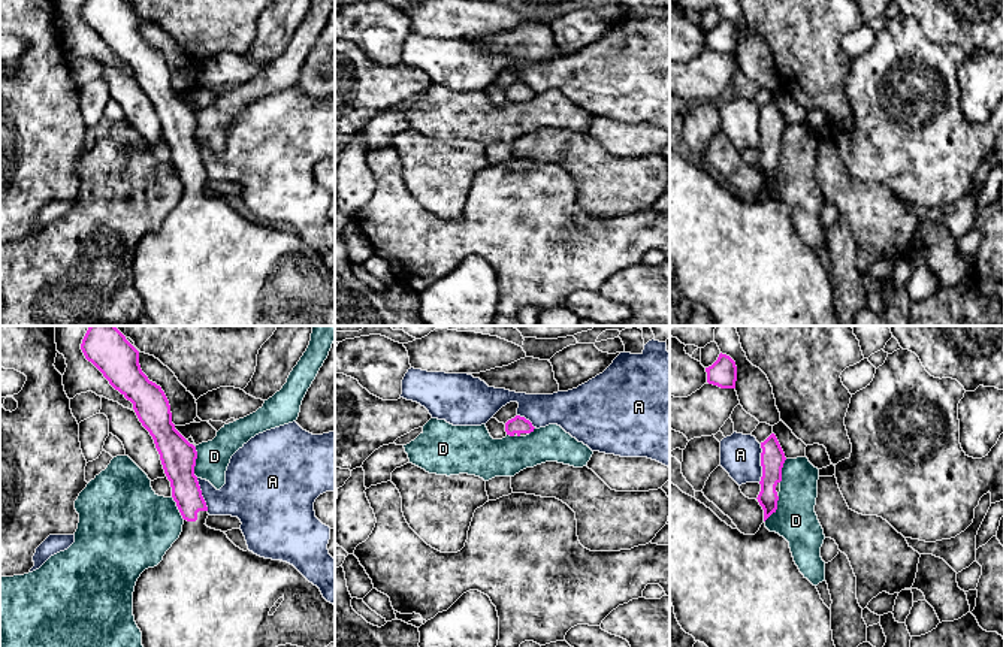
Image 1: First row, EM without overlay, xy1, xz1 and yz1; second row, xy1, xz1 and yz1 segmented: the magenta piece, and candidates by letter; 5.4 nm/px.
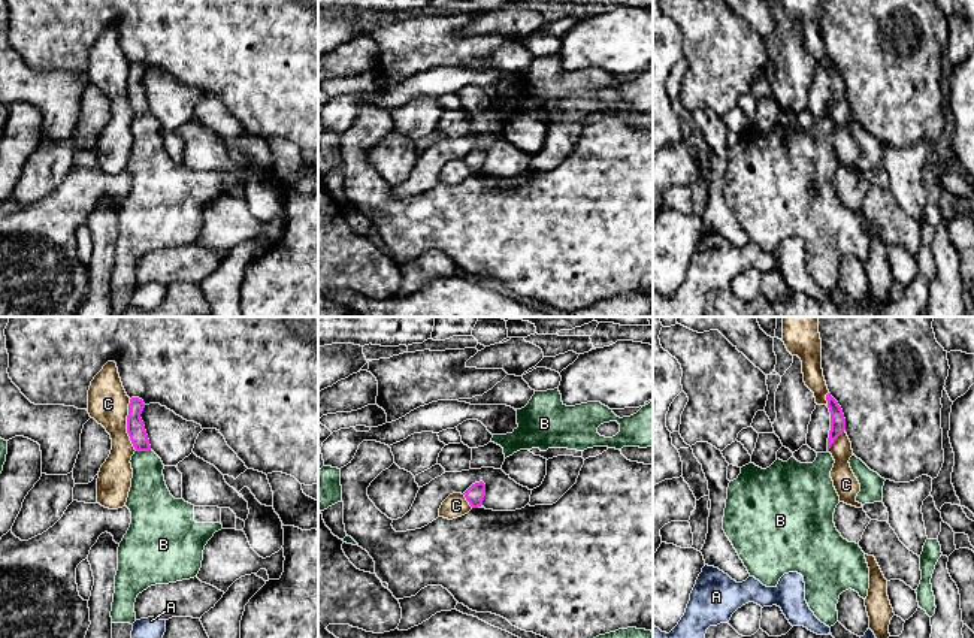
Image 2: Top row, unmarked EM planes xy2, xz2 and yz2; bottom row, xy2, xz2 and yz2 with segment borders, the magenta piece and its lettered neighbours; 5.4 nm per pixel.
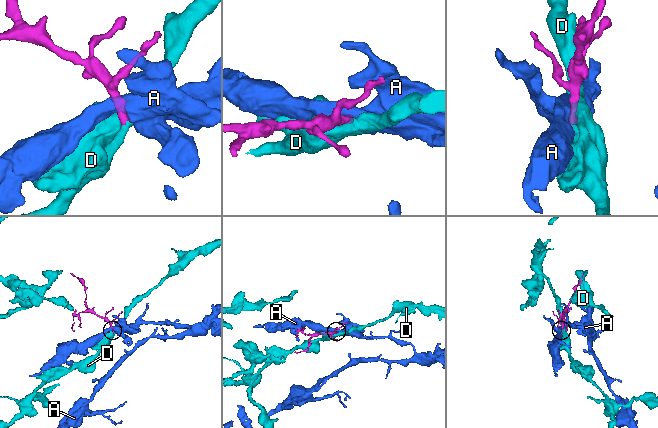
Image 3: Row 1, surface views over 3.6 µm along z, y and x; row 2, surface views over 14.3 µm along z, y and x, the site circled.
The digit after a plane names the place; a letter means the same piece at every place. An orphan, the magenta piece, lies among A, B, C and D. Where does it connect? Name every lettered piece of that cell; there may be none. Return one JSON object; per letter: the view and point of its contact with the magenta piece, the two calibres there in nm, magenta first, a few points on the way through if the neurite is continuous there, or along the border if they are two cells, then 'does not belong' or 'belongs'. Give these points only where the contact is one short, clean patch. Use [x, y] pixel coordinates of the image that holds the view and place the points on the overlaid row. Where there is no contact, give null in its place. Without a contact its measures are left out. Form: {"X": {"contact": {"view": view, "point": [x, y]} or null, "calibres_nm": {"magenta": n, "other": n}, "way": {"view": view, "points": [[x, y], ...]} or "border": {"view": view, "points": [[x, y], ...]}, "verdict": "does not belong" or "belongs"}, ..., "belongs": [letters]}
{"A": {"contact": {"view": "yz1", "point": [761, 463]}, "calibres_nm": {"magenta": 130, "other": 220}, "border": {"view": "yz1", "points": [[761, 444], [761, 478], [758, 481]]}, "verdict": "does not belong"}, "B": {"contact": {"view": "xy2", "point": [142, 450]}, "calibres_nm": {"magenta": 100, "other": 220}, "verdict": "does not belong"}, "C": {"contact": {"view": "xy2", "point": [127, 425]}, "calibres_nm": {"magenta": 100, "other": 220}, "border": {"view": "xy2", "points": [[129, 399], [127, 435], [136, 450]]}, "verdict": "does not belong"}, "D": {"contact": {"view": "xy1", "point": [195, 462]}, "calibres_nm": {"magenta": 190, "other": 180}, "border": {"view": "xy1", "points": [[195, 447], [195, 474], [198, 477]]}, "verdict": "does not belong"}, "belongs": []}

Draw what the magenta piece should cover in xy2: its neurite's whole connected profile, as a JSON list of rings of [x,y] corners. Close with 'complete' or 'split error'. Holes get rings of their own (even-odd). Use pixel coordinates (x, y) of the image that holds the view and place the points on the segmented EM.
[[[131,397],[127,415],[127,433],[136,451],[149,451],[149,439],[140,418],[145,403],[139,397]]]; complete

